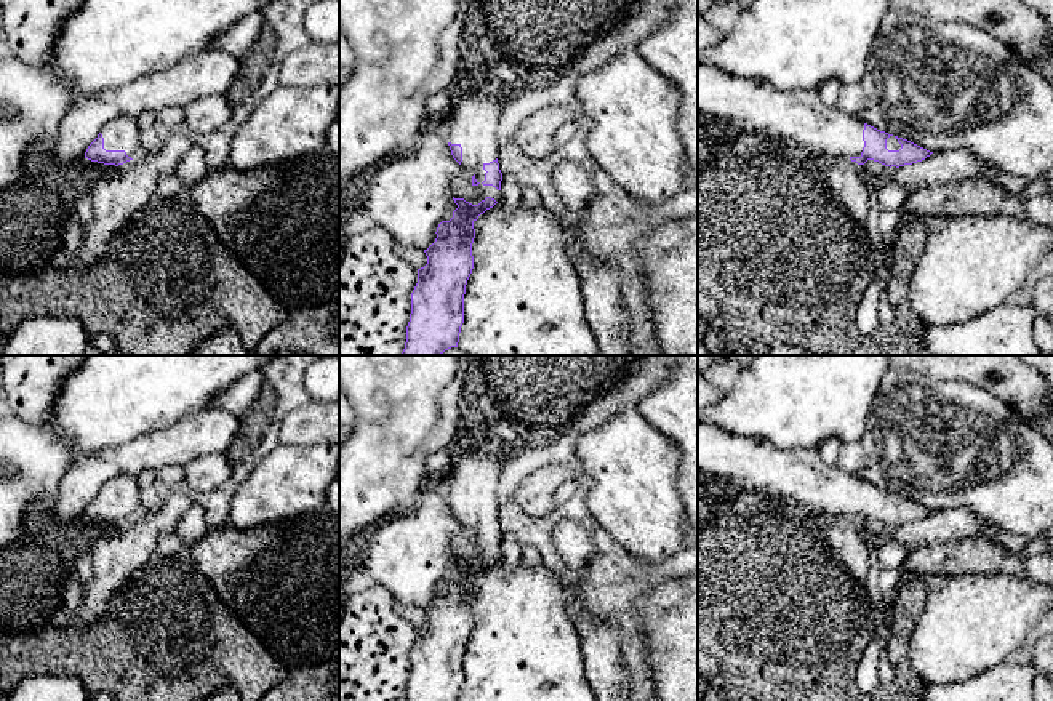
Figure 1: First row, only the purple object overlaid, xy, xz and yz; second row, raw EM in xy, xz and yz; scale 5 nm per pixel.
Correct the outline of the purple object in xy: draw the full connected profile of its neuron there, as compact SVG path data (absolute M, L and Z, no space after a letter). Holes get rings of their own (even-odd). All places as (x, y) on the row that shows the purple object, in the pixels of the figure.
M120 117L104 125L88 146L85 158L104 165L123 165L141 150L141 126L134 117Z

